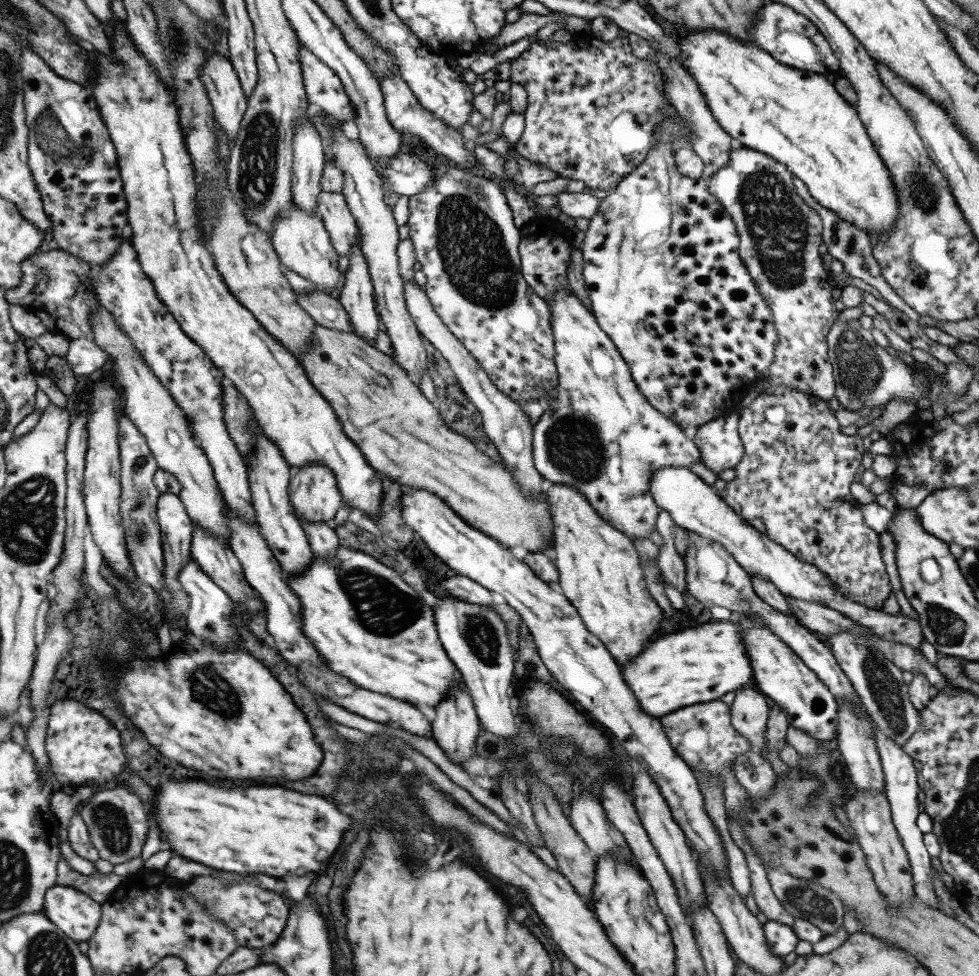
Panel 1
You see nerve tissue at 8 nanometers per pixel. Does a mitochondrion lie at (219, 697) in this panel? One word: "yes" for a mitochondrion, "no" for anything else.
yes

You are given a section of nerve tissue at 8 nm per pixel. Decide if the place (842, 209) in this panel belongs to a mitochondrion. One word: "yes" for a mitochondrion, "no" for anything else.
no

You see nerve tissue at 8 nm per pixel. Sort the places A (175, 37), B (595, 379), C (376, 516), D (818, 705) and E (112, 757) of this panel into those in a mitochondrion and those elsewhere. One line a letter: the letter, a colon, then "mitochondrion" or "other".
A: mitochondrion
B: other
C: other
D: other
E: other

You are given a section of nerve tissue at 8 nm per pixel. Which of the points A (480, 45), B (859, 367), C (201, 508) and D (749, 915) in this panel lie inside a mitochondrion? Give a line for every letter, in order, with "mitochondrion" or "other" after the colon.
A: other
B: mitochondrion
C: other
D: other

